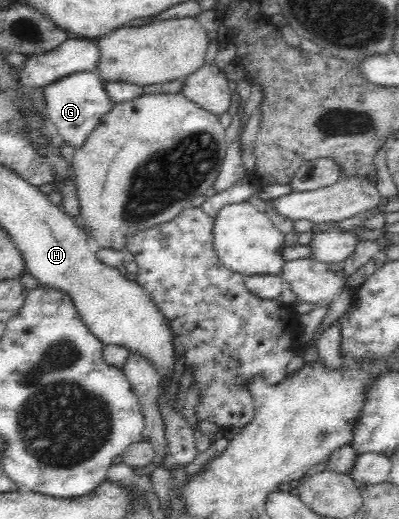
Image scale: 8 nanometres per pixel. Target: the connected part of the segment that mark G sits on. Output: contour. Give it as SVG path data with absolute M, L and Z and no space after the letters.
M91 71L73 73L43 87L43 98L48 108L49 125L74 148L82 148L88 135L101 123L105 113L110 112L114 100L106 94L104 84Z

